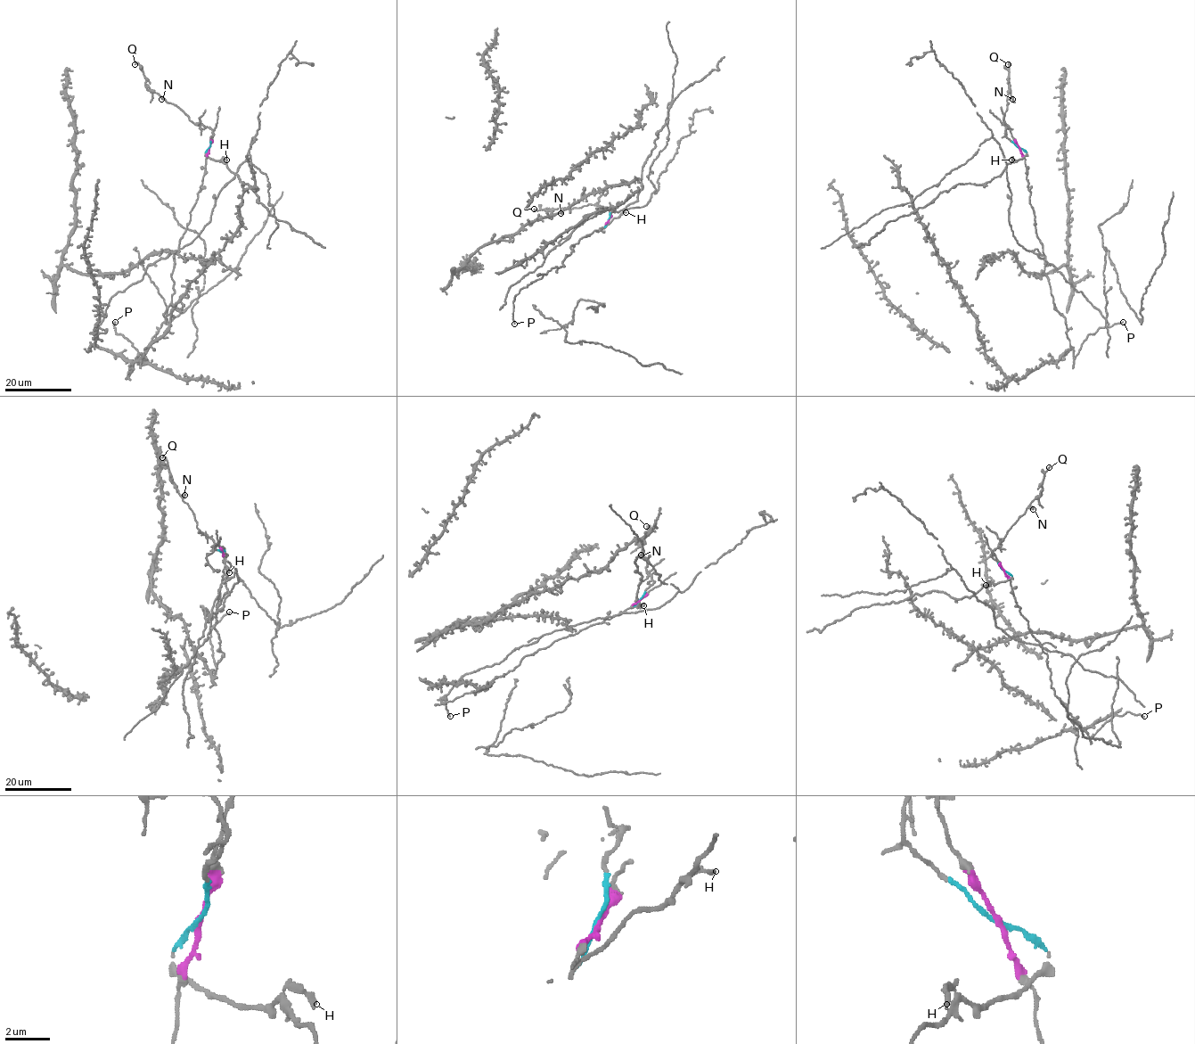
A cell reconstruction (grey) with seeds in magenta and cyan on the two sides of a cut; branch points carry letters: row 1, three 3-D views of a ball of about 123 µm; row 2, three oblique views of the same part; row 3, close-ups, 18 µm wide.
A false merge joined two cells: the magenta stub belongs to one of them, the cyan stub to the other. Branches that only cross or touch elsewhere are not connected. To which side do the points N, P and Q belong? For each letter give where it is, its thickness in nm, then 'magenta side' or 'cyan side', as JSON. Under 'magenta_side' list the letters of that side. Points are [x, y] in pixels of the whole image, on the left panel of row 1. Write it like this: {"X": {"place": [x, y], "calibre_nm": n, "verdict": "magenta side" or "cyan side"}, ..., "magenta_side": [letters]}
{"N": {"place": [161, 99], "calibre_nm": 400, "verdict": "cyan side"}, "P": {"place": [115, 322], "calibre_nm": 120, "verdict": "magenta side"}, "Q": {"place": [135, 64], "calibre_nm": 150, "verdict": "cyan side"}, "magenta_side": ["P"]}

